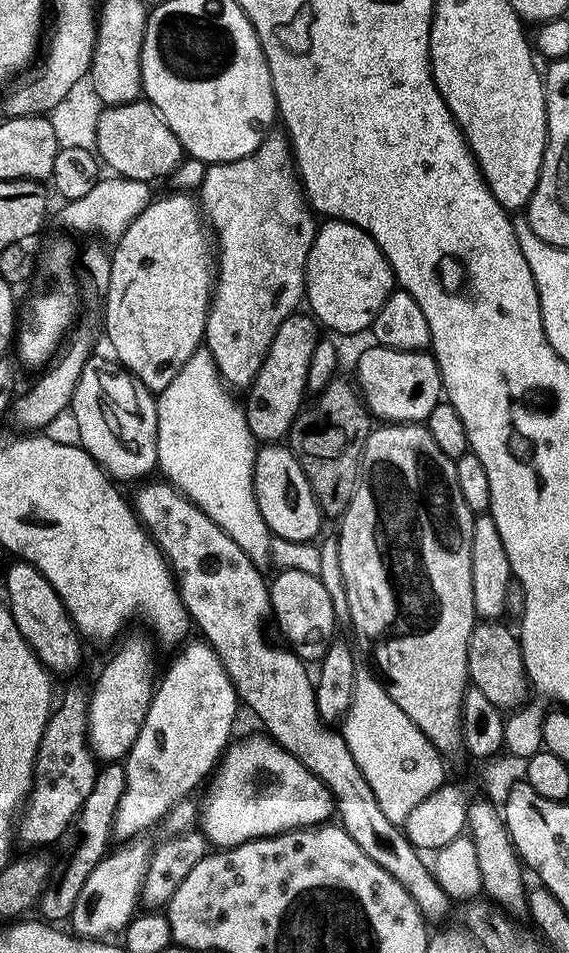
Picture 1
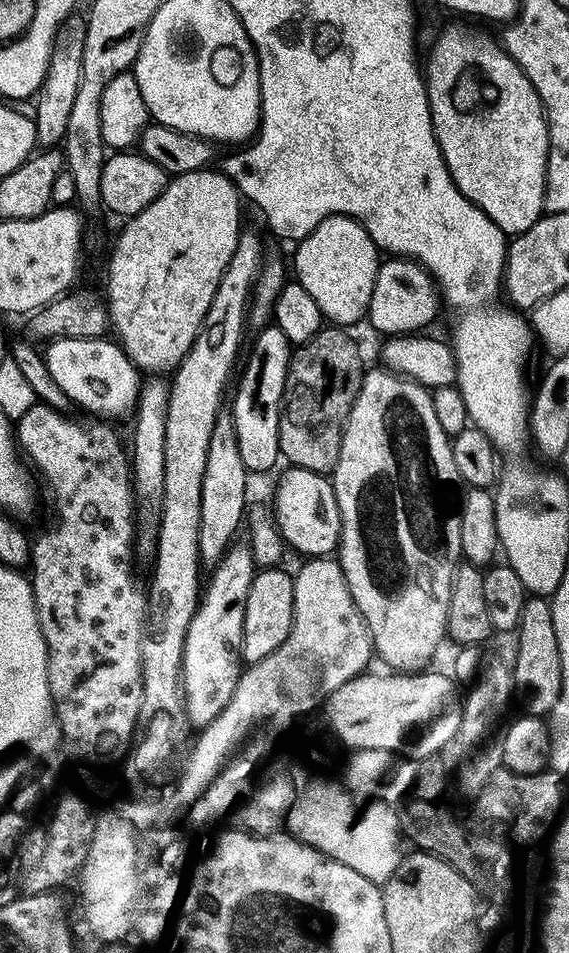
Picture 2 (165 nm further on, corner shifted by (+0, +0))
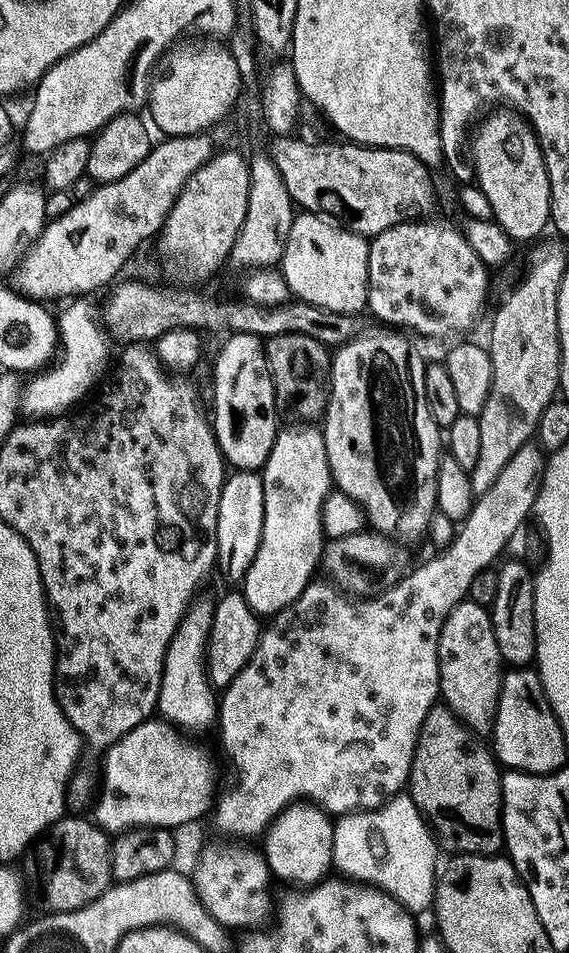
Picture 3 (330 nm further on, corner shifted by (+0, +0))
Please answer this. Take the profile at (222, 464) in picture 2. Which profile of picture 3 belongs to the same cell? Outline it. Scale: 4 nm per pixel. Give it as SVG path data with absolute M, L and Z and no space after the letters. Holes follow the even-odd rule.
M204 594L197 595L184 611L182 622L170 638L170 646L166 650L162 682L156 707L159 715L169 724L175 724L177 729L185 733L204 732L215 725L218 720L218 696L208 678L208 635L212 629L212 619L216 609L216 600L207 600Z

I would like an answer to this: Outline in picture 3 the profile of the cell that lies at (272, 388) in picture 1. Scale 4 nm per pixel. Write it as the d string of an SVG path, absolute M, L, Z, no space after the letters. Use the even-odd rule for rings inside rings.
M237 332L227 339L212 364L210 423L225 461L233 469L254 472L263 469L276 441L276 391L266 362L264 340L254 334Z

